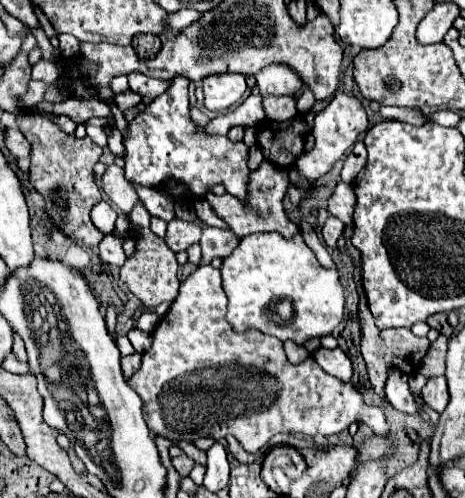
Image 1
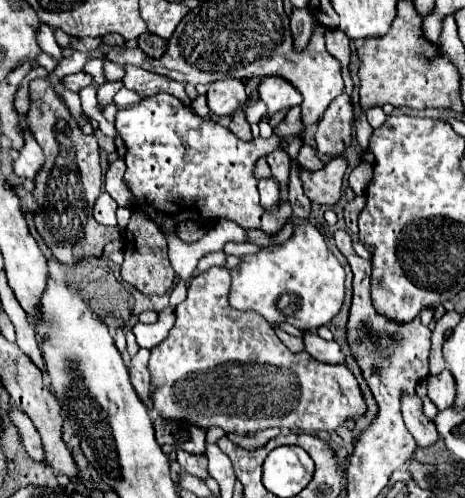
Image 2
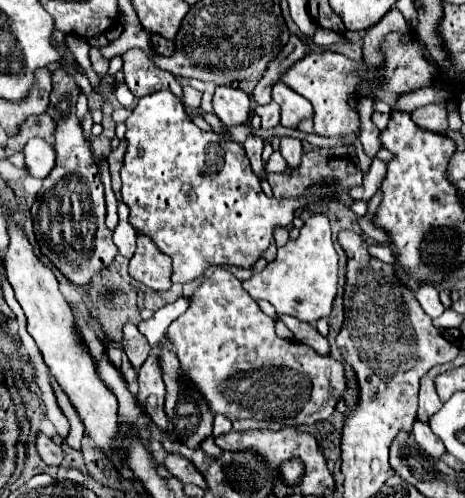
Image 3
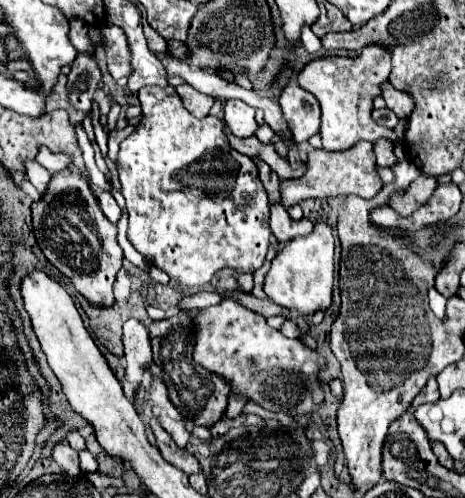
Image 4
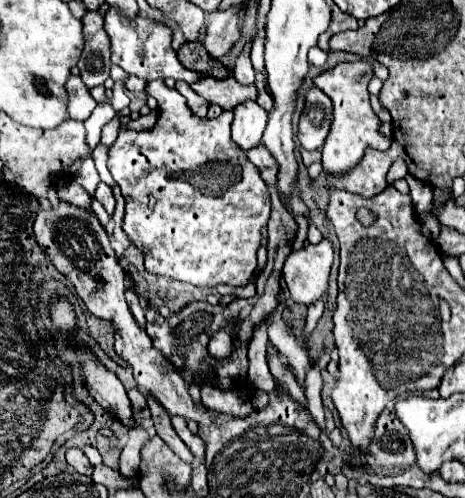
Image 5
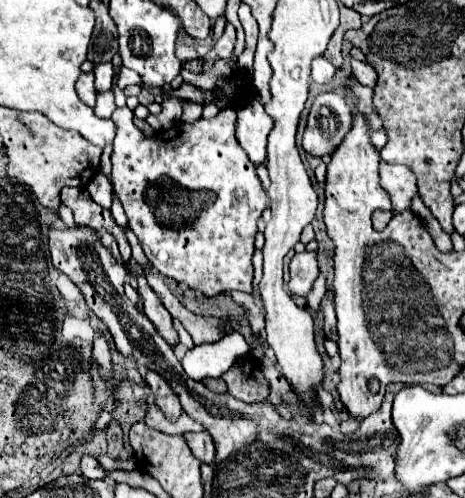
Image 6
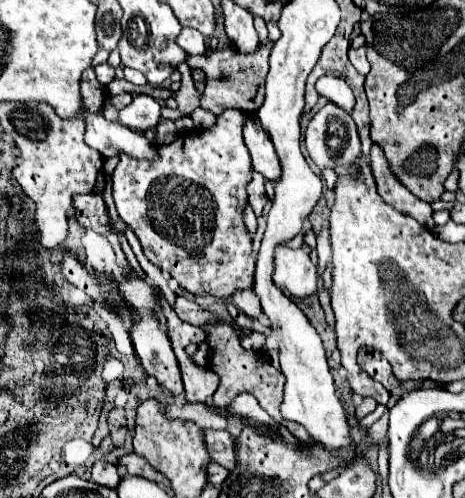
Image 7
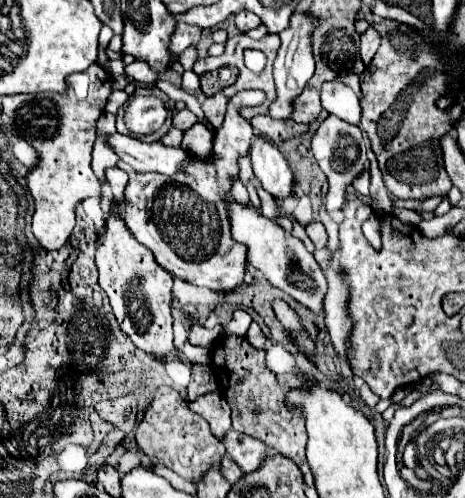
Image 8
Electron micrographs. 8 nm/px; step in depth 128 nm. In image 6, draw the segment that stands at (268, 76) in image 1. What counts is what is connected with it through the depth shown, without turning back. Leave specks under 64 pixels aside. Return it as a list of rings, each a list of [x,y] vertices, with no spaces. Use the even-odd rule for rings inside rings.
[[[336,92],[318,94],[308,114],[302,148],[312,156],[328,156],[340,146],[350,128],[352,110],[348,112],[346,98]]]

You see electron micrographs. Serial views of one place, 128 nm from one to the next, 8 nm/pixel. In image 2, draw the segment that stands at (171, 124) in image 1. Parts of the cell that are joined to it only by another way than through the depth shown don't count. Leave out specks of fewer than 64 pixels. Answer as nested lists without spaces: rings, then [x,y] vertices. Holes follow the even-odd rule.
[[[164,92],[142,98],[142,102],[132,108],[118,110],[116,130],[128,148],[124,184],[134,196],[134,210],[152,216],[152,222],[156,222],[162,232],[174,232],[178,224],[186,220],[208,224],[210,220],[224,218],[246,230],[256,228],[274,236],[292,218],[288,200],[280,202],[280,208],[272,208],[272,212],[262,208],[256,188],[258,180],[254,178],[256,160],[280,148],[276,134],[244,142],[228,128],[202,120],[184,108],[178,98]]]

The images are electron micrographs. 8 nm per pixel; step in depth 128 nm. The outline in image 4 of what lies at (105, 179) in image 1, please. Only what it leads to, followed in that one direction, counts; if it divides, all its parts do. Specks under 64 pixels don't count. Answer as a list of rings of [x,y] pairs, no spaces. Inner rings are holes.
[[[126,126],[124,130],[110,130],[110,134],[108,134],[108,156],[110,156],[112,162],[116,162],[116,154],[118,154],[120,142],[122,142],[130,132],[134,132],[134,128],[136,128],[136,126]]]

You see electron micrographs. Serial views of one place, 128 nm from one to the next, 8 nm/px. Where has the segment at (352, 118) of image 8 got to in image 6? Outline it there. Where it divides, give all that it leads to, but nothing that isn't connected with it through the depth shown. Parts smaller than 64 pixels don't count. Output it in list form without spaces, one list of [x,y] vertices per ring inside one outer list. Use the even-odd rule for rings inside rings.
[[[320,56],[320,58],[316,58],[312,62],[312,80],[316,84],[328,84],[328,82],[332,82],[334,72],[336,72],[336,68],[324,56]]]

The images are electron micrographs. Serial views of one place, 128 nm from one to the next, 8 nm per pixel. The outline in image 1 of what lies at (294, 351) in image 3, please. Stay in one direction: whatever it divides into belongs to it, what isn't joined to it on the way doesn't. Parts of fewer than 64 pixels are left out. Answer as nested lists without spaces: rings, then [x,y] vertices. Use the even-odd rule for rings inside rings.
[[[210,264],[206,266],[200,266],[196,272],[192,272],[182,284],[180,284],[180,292],[170,308],[170,312],[166,316],[162,316],[162,320],[158,322],[154,334],[152,334],[154,342],[150,346],[150,350],[144,352],[142,356],[142,366],[140,370],[128,380],[128,384],[136,390],[136,394],[142,398],[144,402],[144,420],[148,424],[148,428],[154,432],[154,434],[160,434],[168,440],[190,440],[194,442],[196,438],[200,436],[212,436],[216,440],[220,438],[226,438],[226,436],[234,436],[248,452],[256,452],[258,448],[266,446],[268,440],[274,436],[274,434],[280,434],[280,432],[286,432],[286,434],[306,434],[306,436],[316,436],[316,434],[322,434],[322,436],[332,436],[332,434],[340,434],[342,430],[346,430],[352,422],[356,420],[362,420],[366,426],[370,426],[376,434],[386,434],[388,432],[388,422],[384,418],[384,410],[382,408],[376,408],[376,406],[368,406],[362,398],[362,394],[358,392],[358,388],[348,382],[344,384],[344,380],[336,380],[334,376],[328,376],[312,358],[304,360],[302,364],[292,364],[288,358],[286,358],[286,352],[284,352],[284,346],[282,346],[282,340],[276,340],[276,336],[268,336],[264,332],[256,332],[256,330],[248,330],[248,332],[234,332],[232,326],[228,324],[226,320],[226,296],[224,296],[224,290],[222,290],[222,276],[220,276],[220,270],[218,268],[212,268]]]

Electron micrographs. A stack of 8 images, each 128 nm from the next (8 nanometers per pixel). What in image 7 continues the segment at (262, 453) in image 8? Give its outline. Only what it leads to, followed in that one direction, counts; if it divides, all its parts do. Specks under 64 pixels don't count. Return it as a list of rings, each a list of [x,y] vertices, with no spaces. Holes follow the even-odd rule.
[[[204,430],[210,458],[228,470],[236,468],[236,438],[228,430]]]

